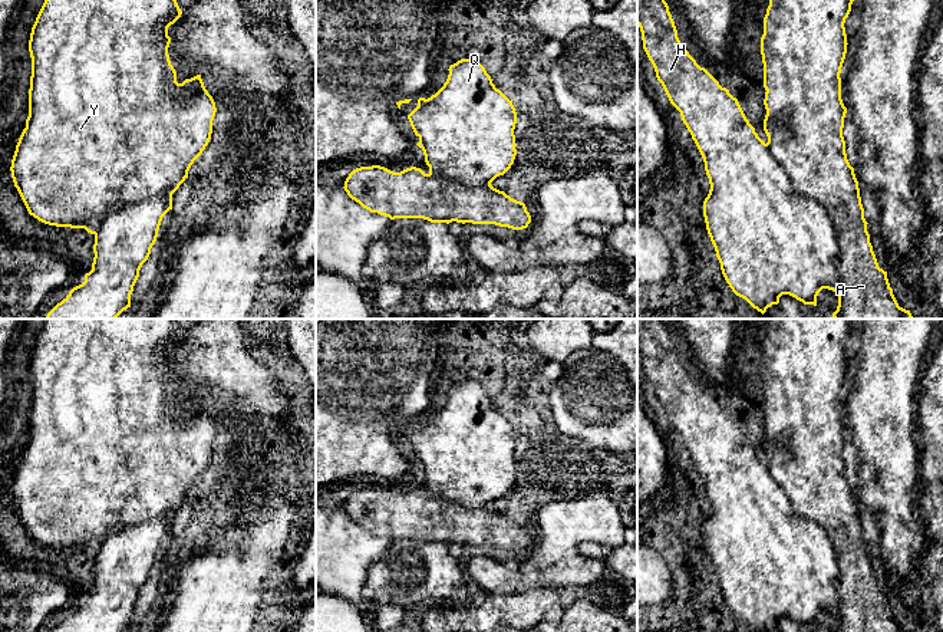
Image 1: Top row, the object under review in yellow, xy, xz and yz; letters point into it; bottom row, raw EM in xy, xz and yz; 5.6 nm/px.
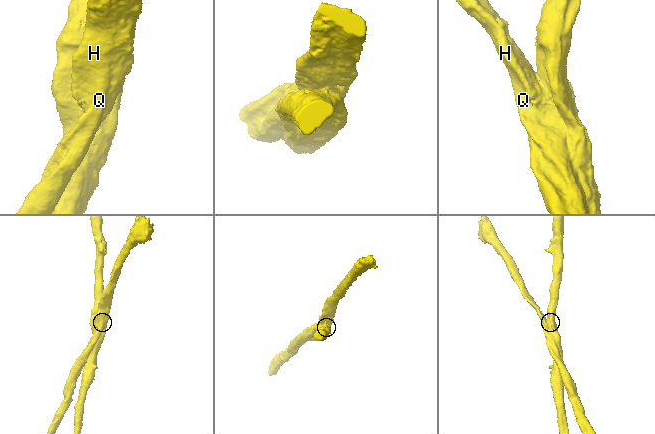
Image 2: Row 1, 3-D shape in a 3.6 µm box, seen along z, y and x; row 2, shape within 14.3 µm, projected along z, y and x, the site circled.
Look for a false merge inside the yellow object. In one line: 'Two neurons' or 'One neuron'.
Two neurons

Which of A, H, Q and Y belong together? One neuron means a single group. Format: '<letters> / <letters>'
A Y / H Q

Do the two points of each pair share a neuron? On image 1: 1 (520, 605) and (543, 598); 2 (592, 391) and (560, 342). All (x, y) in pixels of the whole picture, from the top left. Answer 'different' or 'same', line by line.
1: same
2: different

